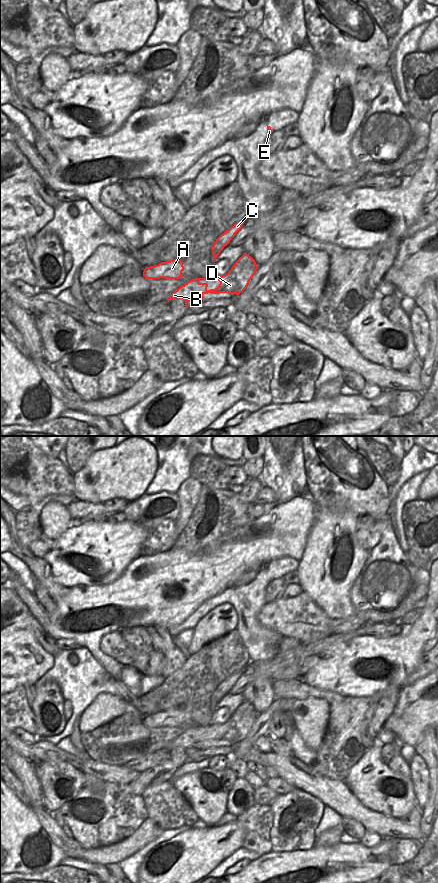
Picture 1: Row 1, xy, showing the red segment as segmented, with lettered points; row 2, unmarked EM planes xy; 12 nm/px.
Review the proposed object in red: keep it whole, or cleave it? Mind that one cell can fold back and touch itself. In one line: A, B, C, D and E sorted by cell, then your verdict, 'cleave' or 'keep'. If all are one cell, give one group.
groups A B D / C E; cleave

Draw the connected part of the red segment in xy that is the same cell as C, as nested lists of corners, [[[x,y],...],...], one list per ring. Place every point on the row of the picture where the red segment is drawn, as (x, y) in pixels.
[[[244,221],[234,224],[216,239],[213,246],[211,247],[214,261],[216,261],[217,256],[224,249],[224,247],[230,243],[231,239],[241,229],[243,224]]]

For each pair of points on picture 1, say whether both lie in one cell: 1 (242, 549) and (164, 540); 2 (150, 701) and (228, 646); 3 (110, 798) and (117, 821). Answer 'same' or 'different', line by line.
1: different
2: different
3: same

